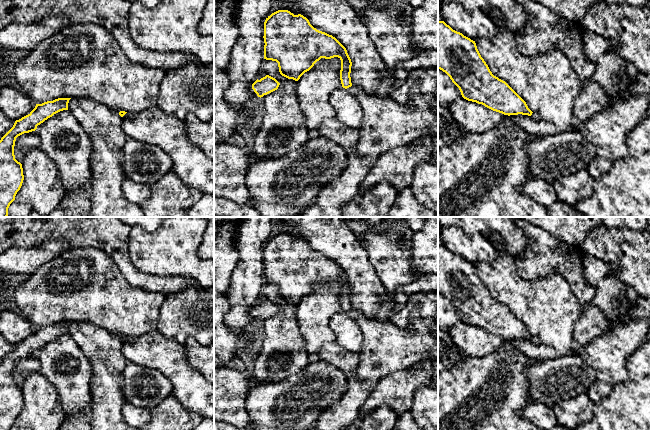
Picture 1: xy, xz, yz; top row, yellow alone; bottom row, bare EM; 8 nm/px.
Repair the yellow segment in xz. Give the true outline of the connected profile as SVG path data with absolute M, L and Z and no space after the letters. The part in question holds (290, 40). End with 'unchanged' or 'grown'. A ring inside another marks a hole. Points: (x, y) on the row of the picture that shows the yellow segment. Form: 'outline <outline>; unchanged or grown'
outline M278 10L268 16L264 22L264 59L276 61L282 76L298 81L321 58L338 57L341 60L340 80L342 87L352 86L352 62L346 48L332 35L314 28L301 14L294 15L288 10Z; unchanged

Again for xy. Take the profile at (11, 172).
outline M58 98L42 104L26 116L16 120L13 127L0 140L0 217L8 216L8 208L20 190L24 175L22 164L15 159L16 138L24 133L35 131L37 126L54 114L68 110L71 98Z; unchanged

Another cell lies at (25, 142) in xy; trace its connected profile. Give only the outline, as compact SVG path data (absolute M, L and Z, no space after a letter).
M36 130L18 136L14 146L15 159L22 164L25 154L32 148L40 148L40 144L41 140Z

